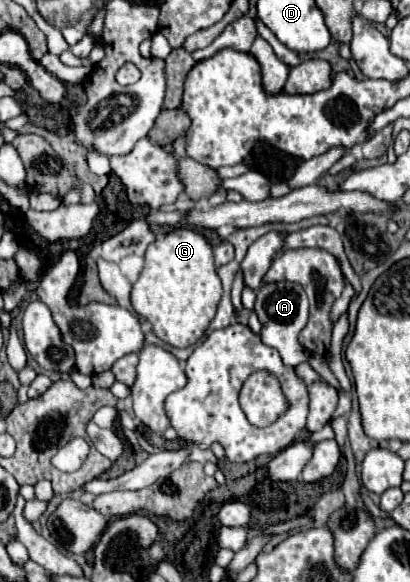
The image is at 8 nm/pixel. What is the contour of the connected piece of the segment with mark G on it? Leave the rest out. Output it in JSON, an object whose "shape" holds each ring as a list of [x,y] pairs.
{"shape":[[[188,227],[174,229],[150,243],[146,265],[132,287],[132,307],[152,325],[154,335],[172,347],[190,347],[202,339],[216,315],[220,297],[222,285],[216,275],[212,247]]]}

